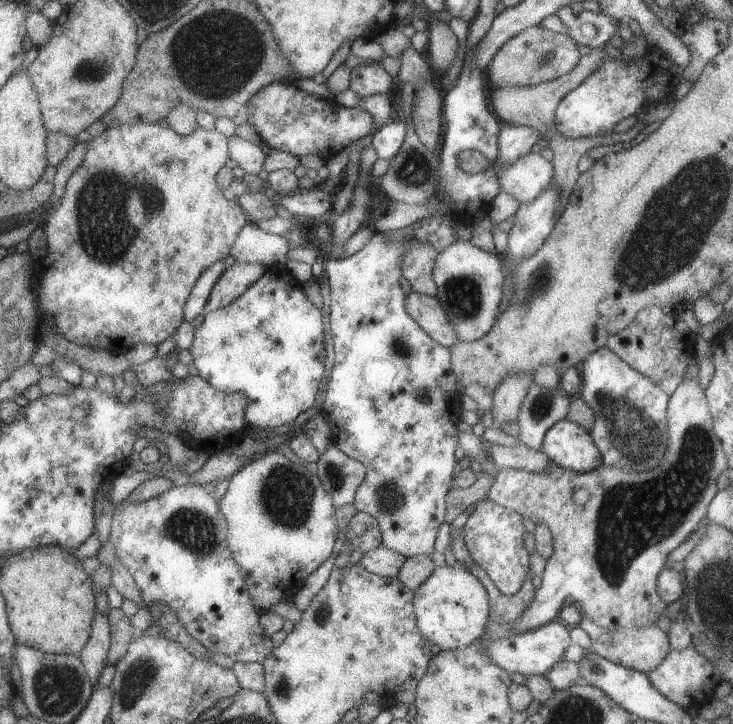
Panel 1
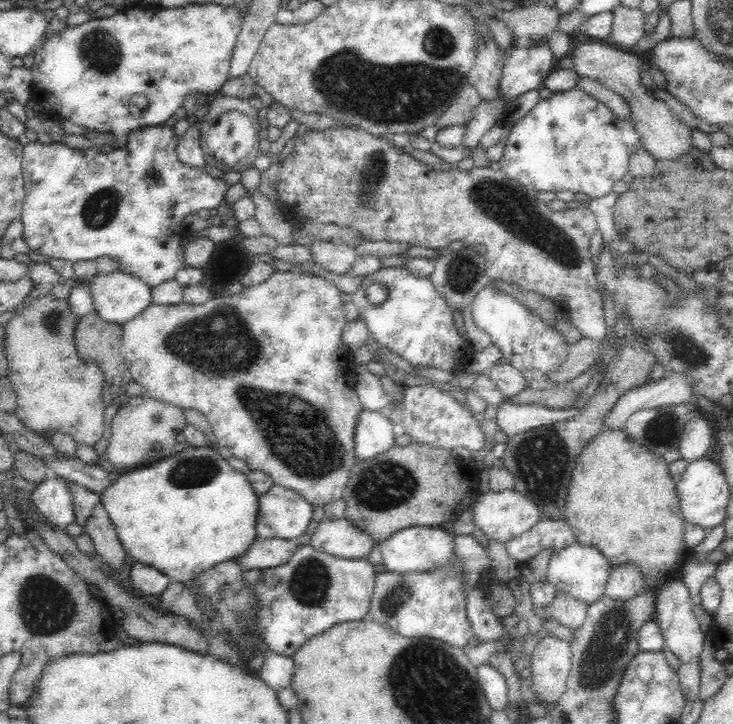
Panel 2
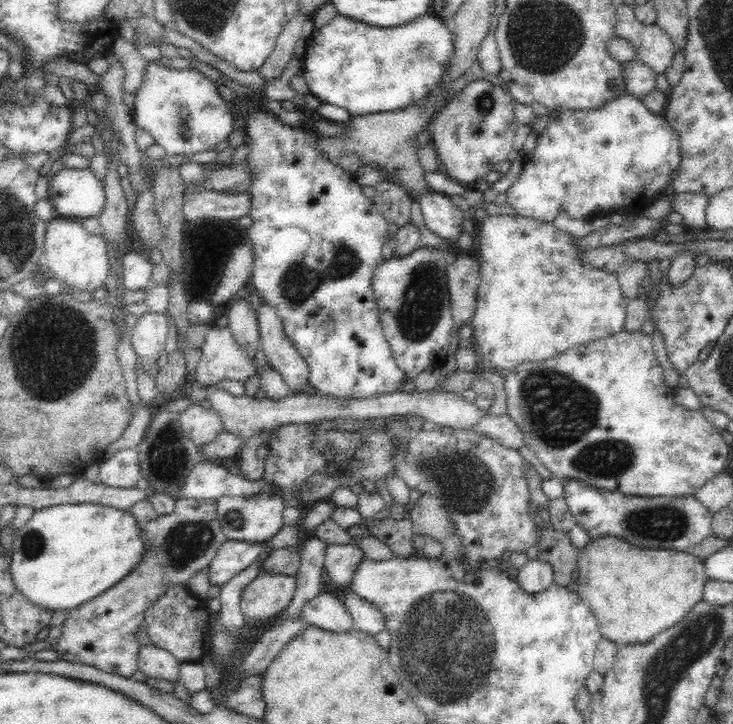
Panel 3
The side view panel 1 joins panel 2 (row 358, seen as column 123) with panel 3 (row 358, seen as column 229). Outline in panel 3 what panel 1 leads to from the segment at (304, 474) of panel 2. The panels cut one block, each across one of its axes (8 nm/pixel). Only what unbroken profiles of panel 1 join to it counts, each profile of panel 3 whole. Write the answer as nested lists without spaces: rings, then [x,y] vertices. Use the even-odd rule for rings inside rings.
[[[211,324],[201,349],[201,361],[196,371],[200,384],[209,386],[222,380],[242,381],[254,373],[255,362],[238,349],[227,327]]]

